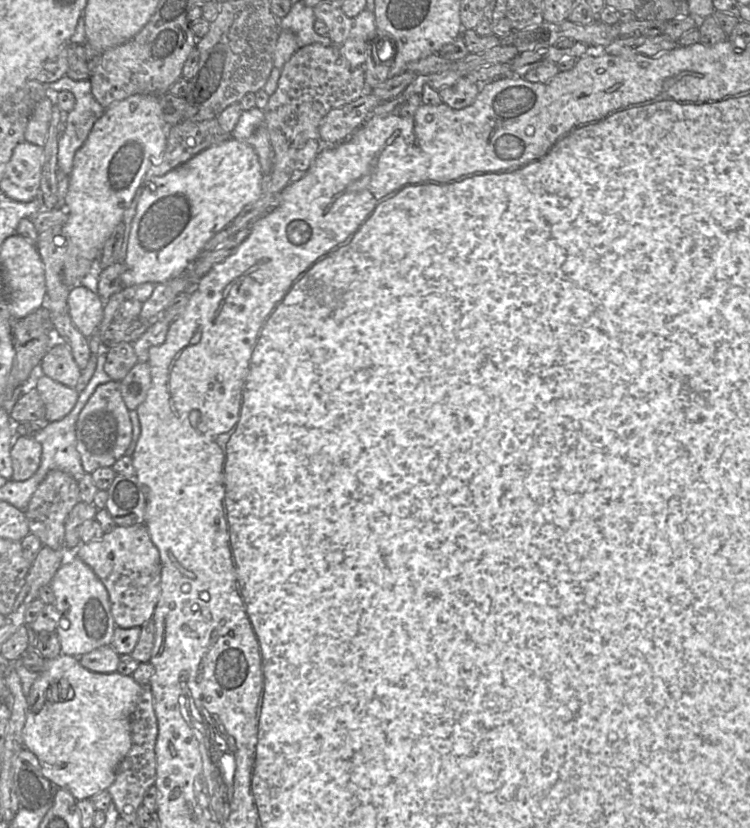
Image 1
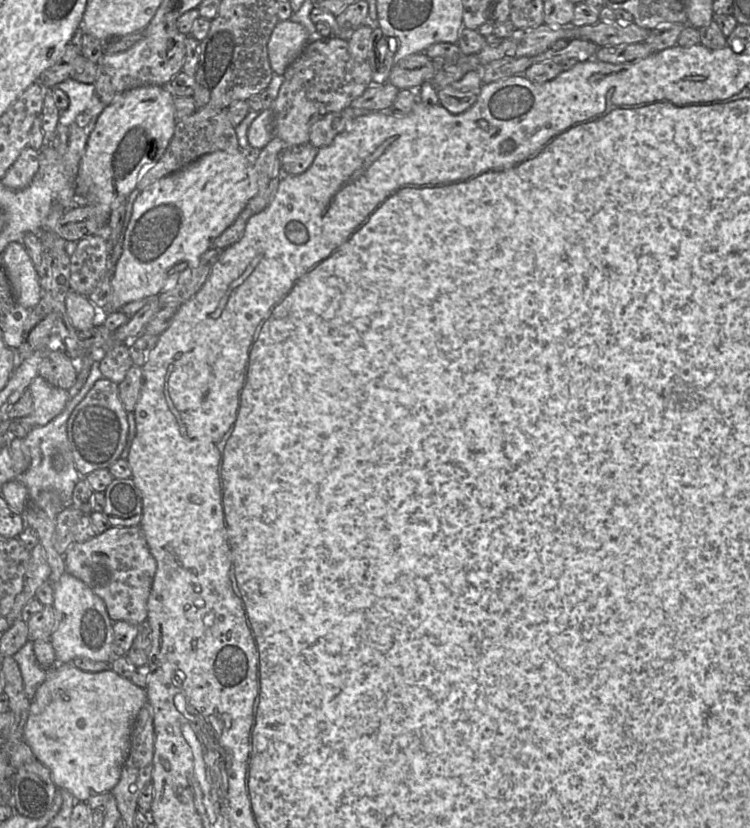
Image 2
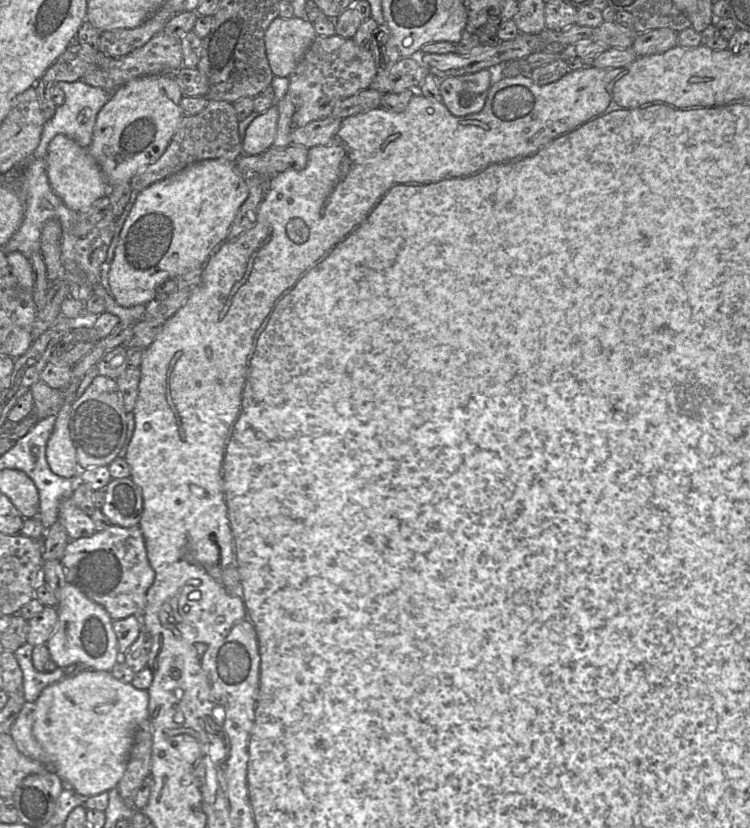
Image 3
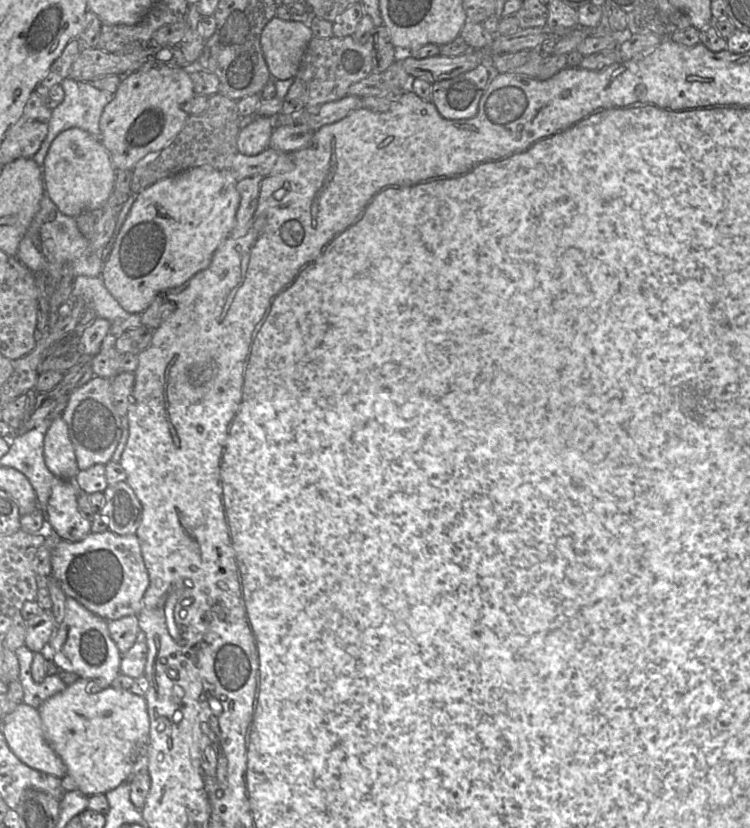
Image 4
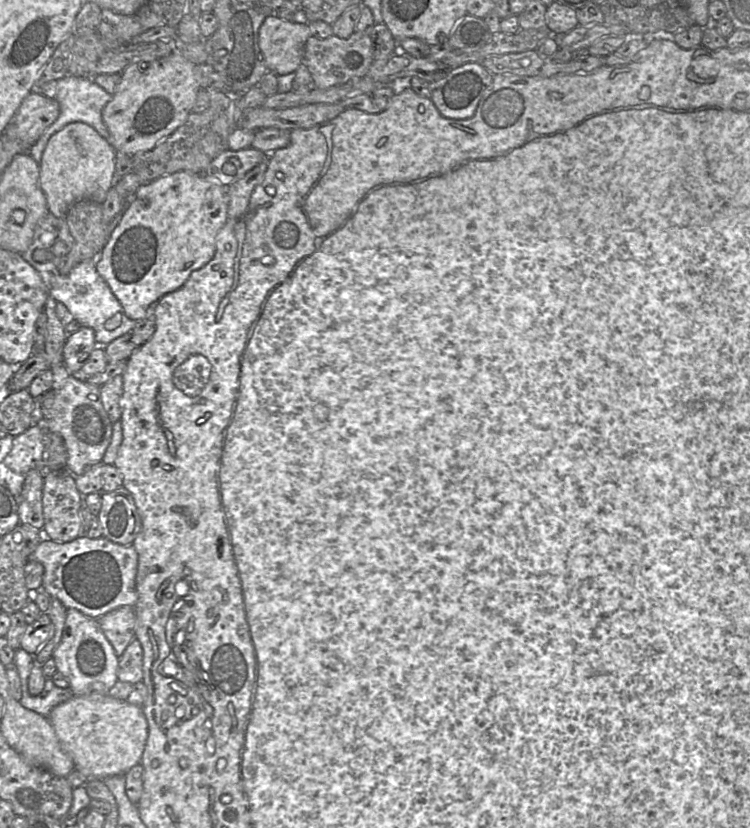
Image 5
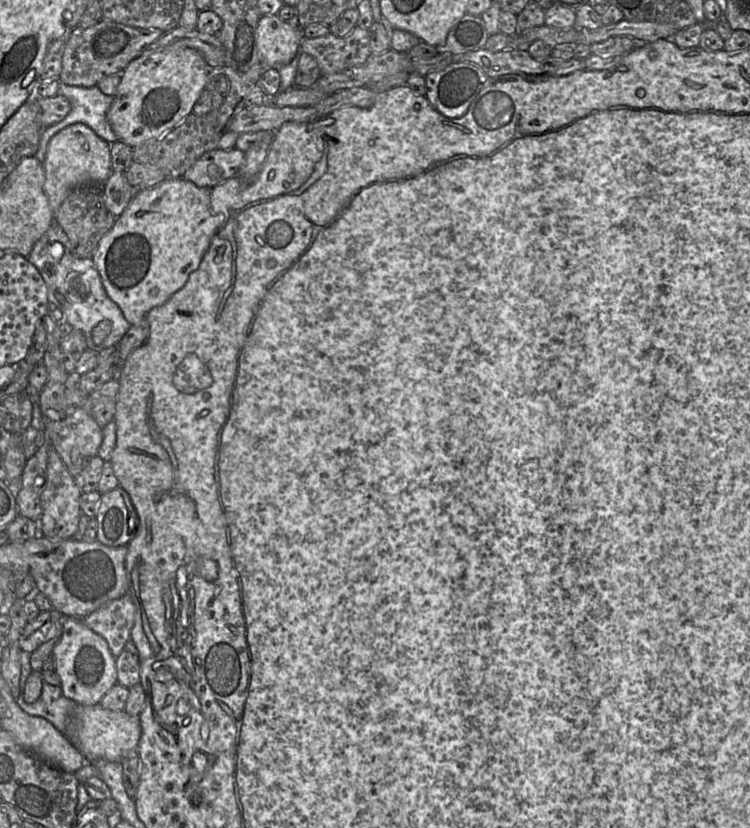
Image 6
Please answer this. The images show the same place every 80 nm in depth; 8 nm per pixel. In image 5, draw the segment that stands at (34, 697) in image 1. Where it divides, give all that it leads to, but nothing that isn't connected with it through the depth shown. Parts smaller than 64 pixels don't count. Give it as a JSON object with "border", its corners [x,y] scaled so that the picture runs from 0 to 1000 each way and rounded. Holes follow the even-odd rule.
{"border":[[[145,838],[97,839],[95,844],[72,854],[63,867],[81,901],[97,918],[100,929],[117,942],[167,936],[177,925],[188,921],[197,891],[197,873],[188,853],[151,843]]]}

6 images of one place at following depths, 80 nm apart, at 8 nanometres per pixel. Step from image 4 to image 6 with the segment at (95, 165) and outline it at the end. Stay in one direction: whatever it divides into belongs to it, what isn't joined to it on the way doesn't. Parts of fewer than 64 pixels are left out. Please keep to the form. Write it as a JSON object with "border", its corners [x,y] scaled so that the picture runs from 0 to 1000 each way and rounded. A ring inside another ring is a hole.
{"border":[[[99,149],[75,161],[65,170],[57,202],[59,231],[71,256],[71,267],[79,250],[100,226],[113,221],[140,222],[151,208],[148,175],[111,149]]]}

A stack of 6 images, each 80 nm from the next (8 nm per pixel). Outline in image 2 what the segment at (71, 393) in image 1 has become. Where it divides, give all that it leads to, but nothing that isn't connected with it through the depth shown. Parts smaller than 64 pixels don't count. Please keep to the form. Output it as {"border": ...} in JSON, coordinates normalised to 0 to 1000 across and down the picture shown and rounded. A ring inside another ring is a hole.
{"border":[[[55,454],[43,460],[39,471],[44,478],[43,500],[16,508],[40,514],[59,514],[79,501],[95,482],[89,471],[68,465]]]}

